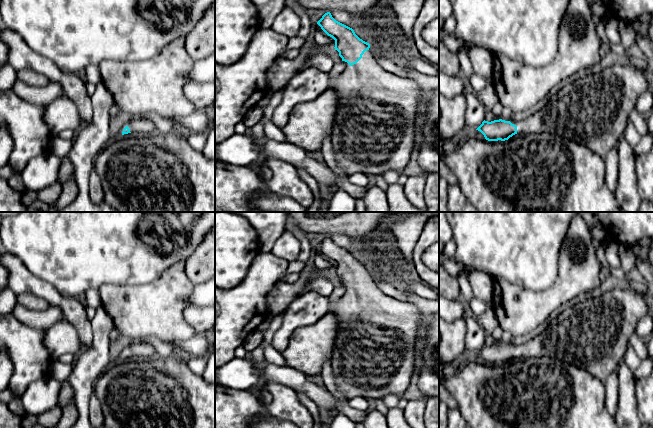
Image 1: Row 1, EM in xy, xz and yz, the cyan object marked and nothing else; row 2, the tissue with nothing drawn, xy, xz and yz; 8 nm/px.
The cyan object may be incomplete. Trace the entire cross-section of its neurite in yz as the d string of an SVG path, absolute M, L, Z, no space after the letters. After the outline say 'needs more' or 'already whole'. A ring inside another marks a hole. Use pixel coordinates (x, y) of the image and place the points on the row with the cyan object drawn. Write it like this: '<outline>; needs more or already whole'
M621 60L601 72L572 75L569 77L568 83L555 95L552 95L542 109L528 115L526 119L521 120L517 125L502 119L491 122L484 120L476 130L480 131L488 141L505 141L517 133L520 135L528 133L555 134L581 144L589 148L595 154L604 158L608 151L617 146L623 138L629 112L636 107L636 103L640 95L649 89L650 85L644 75L644 72L640 71L630 62Z; needs more

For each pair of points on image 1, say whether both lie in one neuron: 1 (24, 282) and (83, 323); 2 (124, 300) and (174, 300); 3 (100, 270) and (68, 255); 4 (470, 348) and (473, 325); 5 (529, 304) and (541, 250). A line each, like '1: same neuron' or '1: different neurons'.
1: same neuron
2: same neuron
3: same neuron
4: same neuron
5: different neurons

